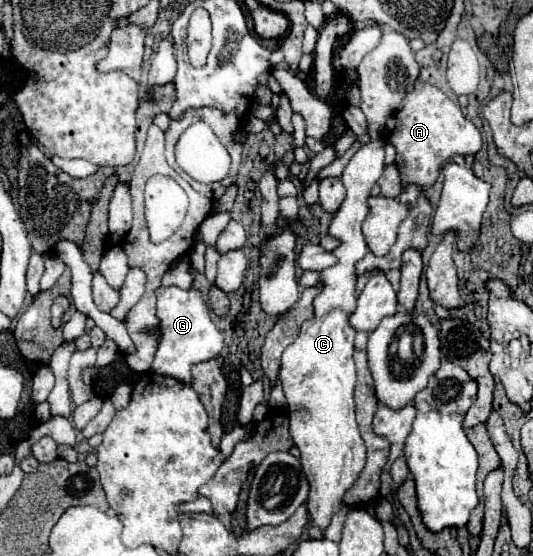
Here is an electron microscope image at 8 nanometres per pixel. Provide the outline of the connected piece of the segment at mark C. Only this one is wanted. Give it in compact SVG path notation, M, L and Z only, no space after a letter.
M370 141L366 145L362 145L356 155L350 159L350 163L346 165L344 173L342 173L342 183L348 191L344 203L340 205L340 209L332 215L330 221L330 229L328 235L338 239L340 245L332 251L338 257L338 263L324 269L320 273L320 285L322 291L318 293L318 297L314 299L314 317L306 319L300 327L300 333L296 337L296 341L292 345L288 345L282 353L282 365L280 365L280 383L288 401L288 419L290 419L290 437L294 441L294 445L300 449L300 461L302 461L302 469L306 473L306 479L310 483L310 495L308 495L308 511L312 515L312 529L310 529L310 539L320 539L322 531L328 527L332 515L340 509L342 497L344 493L352 487L352 483L358 479L360 471L364 469L366 463L366 447L362 441L362 435L358 431L358 423L354 417L354 383L356 383L356 367L354 367L354 335L356 331L350 327L348 319L356 309L356 263L368 253L364 235L362 235L362 221L368 215L368 197L370 197L370 189L374 187L374 183L380 179L384 171L384 141Z

